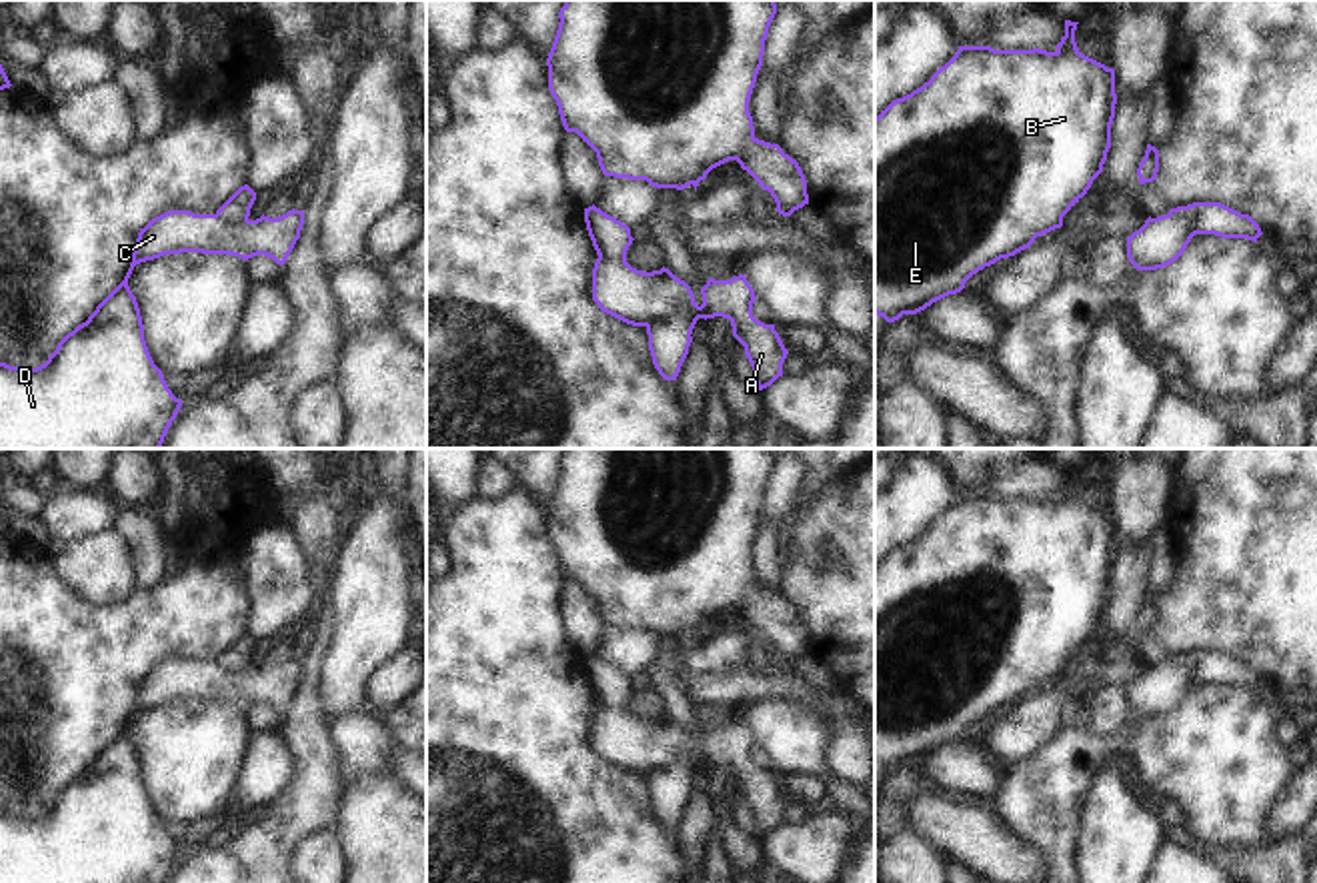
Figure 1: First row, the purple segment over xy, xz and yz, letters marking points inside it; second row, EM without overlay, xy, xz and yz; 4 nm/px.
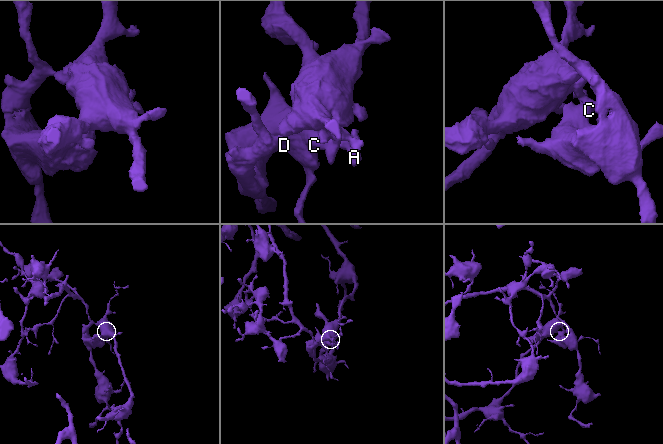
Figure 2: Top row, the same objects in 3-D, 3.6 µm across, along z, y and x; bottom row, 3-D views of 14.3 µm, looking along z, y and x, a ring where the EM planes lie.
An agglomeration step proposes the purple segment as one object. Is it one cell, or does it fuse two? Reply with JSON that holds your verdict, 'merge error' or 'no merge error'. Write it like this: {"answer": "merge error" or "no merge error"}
{"answer": "merge error"}

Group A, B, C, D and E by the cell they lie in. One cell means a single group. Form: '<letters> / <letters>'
A C D / B E

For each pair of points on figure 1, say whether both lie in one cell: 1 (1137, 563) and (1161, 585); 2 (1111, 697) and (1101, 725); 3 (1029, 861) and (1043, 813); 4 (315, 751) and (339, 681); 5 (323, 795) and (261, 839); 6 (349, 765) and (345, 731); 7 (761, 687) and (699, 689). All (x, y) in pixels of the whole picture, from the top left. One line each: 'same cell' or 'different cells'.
1: different cells
2: same cell
3: different cells
4: different cells
5: same cell
6: same cell
7: same cell

